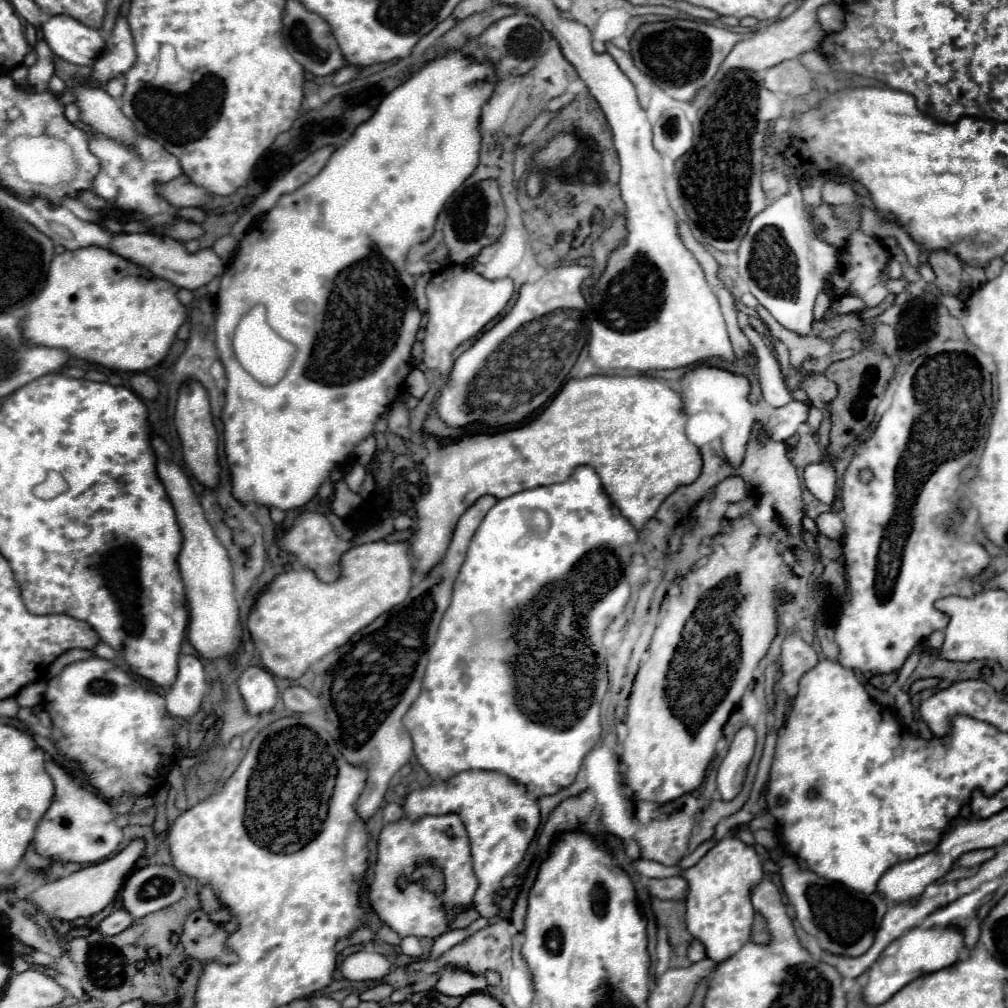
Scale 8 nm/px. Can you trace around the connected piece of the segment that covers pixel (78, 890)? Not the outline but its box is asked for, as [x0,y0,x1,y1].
[30,838,144,922]

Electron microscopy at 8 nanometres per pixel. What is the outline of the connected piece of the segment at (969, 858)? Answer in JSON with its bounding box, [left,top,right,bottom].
[958,848,996,868]

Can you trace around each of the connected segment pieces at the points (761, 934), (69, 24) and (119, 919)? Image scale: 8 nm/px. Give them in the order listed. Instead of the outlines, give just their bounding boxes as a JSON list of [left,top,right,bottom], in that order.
[[752,914,768,942],[42,16,106,66],[98,909,134,936]]

